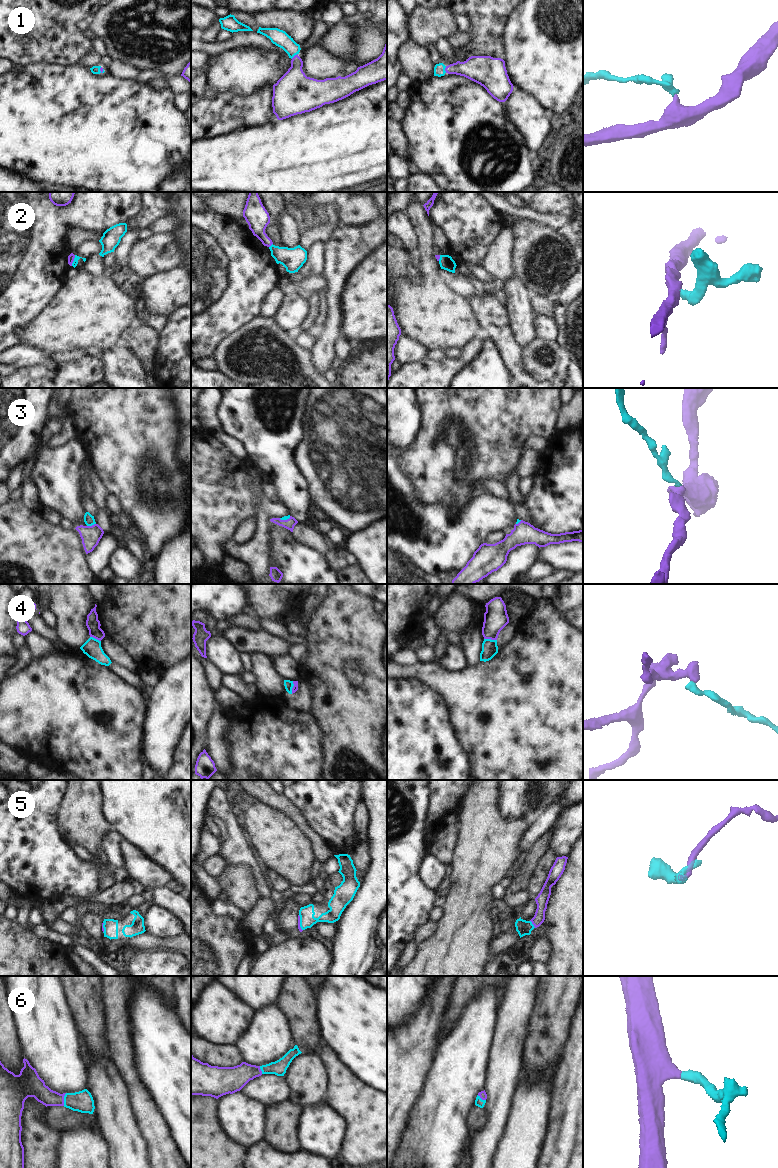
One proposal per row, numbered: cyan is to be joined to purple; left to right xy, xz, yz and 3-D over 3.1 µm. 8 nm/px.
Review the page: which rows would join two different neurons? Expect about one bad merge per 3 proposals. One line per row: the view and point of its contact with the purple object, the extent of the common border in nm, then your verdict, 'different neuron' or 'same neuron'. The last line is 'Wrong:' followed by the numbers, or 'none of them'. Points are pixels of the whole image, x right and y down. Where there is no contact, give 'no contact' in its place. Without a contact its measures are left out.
1: contact yz (445, 69); length 60 nm; same neuron
2: contact xy (73, 260); length 90 nm; different neuron
3: contact xy (92, 525); length 80 nm; same neuron
4: contact yz (490, 638); length 110 nm; different neuron
5: contact yz (532, 923); length 80 nm; same neuron
6: contact xy (63, 1099); length 110 nm; same neuron
Wrong: 2, 4

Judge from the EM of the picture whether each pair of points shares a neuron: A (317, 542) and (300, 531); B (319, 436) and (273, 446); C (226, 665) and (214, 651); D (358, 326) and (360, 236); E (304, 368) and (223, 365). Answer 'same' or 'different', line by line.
A: same
B: different
C: same
D: different
E: same

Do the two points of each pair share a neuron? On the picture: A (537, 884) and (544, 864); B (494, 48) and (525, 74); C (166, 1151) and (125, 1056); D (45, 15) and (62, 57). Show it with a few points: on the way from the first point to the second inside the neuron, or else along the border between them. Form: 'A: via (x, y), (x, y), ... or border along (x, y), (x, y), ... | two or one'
A: via (538, 879), (542, 869) | one
B: border along (502, 34), (504, 59) | two
C: via (153, 1127), (132, 1080) | one
D: via (55, 25), (63, 33), (63, 47) | one

